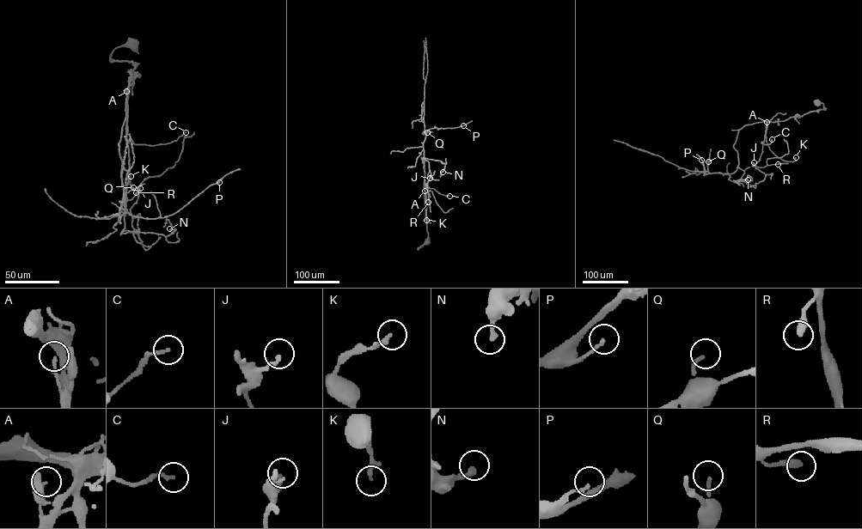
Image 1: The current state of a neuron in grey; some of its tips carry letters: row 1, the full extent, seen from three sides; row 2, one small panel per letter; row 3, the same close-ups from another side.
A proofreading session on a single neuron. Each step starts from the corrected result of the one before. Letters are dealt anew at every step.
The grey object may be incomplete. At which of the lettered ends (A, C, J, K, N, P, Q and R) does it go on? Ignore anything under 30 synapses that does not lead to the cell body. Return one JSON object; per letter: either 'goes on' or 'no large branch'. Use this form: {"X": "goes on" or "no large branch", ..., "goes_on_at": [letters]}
{"A": "no large branch", "C": "no large branch", "J": "no large branch", "K": "no large branch", "N": "no large branch", "P": "no large branch", "Q": "no large branch", "R": "no large branch", "goes_on_at": []}

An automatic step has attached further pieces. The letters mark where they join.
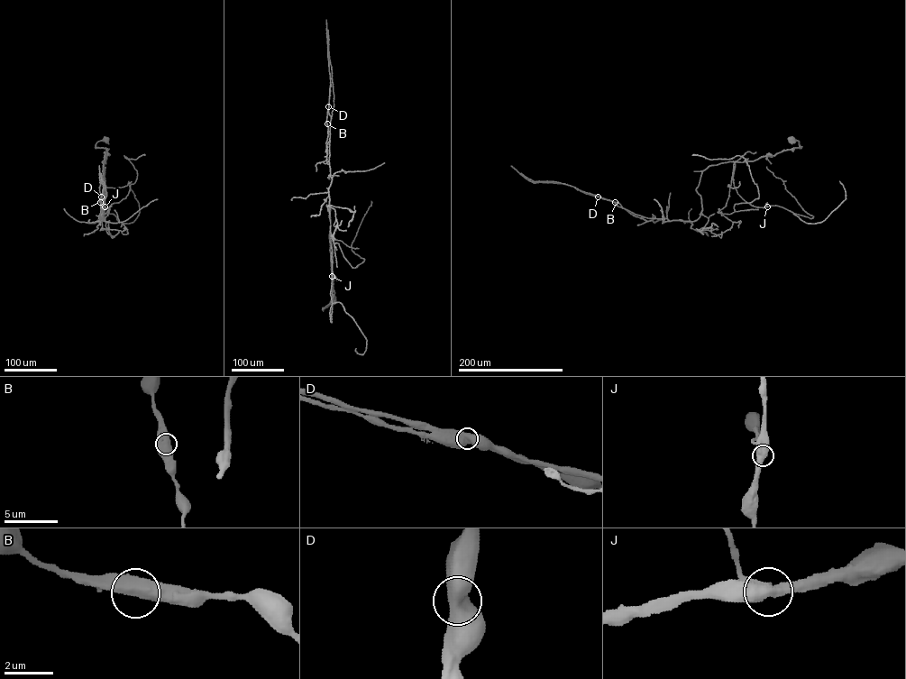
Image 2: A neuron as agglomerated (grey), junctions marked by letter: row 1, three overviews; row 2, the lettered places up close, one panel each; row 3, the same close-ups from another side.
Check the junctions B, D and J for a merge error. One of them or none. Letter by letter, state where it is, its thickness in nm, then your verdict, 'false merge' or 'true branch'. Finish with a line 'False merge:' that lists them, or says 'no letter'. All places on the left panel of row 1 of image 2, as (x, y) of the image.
B: at (100, 202); 750 nm thick; true branch
D: at (101, 197); 700 nm thick; false merge
J: at (105, 206); 600 nm thick; true branch
False merge: D

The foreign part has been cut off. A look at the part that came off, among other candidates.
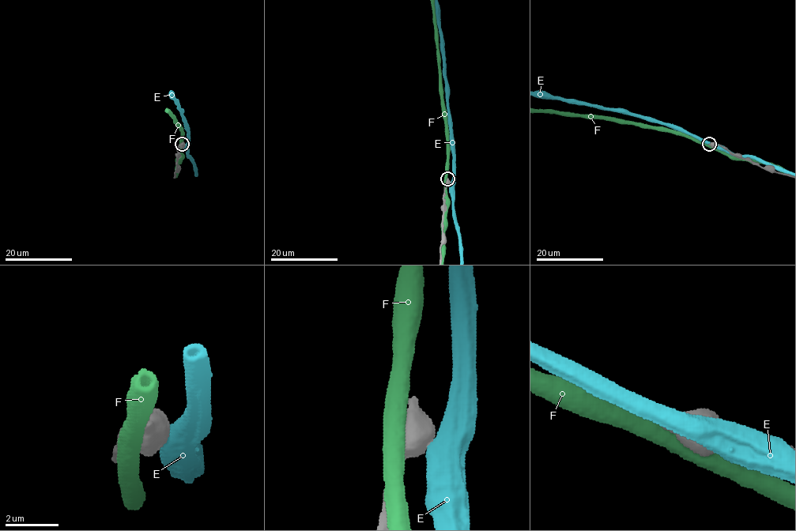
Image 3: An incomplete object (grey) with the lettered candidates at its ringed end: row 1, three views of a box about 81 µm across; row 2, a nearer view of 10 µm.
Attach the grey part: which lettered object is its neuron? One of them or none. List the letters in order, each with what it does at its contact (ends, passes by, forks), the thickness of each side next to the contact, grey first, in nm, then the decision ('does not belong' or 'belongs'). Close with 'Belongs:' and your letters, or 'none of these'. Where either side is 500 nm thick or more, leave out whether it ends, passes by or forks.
E: 850 nm thick on the grey side, 850 nm on the other; does not belong
F: 800 nm thick on the grey side, 600 nm on the other; does not belong
Belongs: none of these

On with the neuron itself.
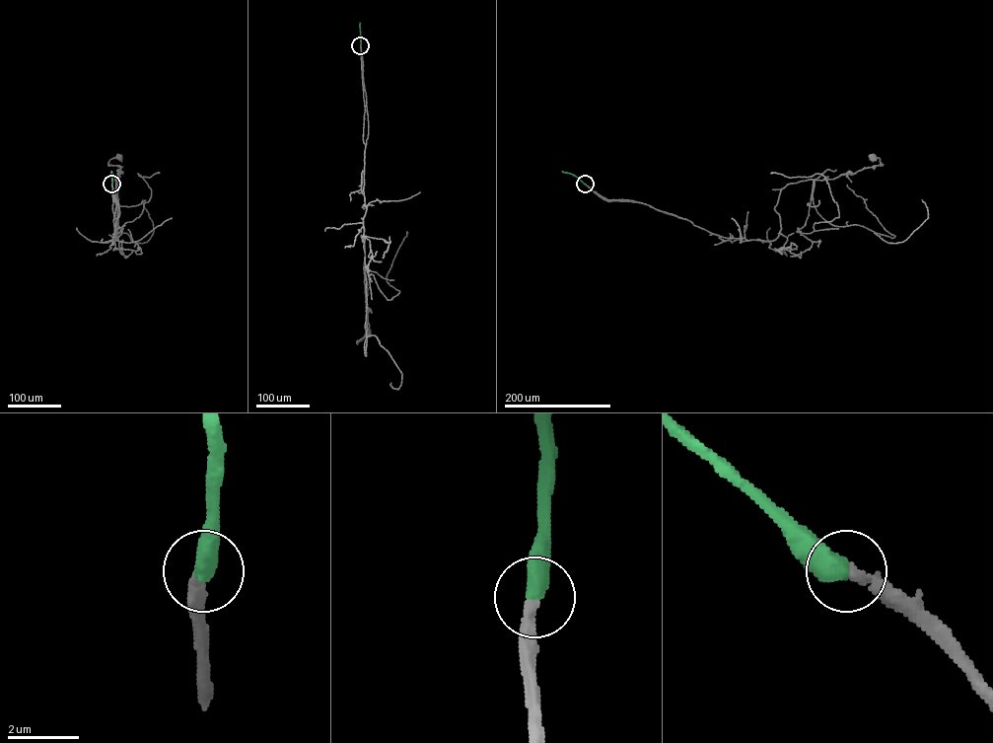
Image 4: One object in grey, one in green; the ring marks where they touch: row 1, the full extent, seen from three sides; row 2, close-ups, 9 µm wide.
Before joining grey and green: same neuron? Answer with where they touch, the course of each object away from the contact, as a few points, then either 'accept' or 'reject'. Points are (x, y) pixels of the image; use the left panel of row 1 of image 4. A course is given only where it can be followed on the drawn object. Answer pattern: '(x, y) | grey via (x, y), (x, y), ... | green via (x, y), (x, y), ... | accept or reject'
(111, 184) | grey via (112, 184), (115, 241), (112, 205), (120, 168), (108, 164), (119, 156) | green via (112, 184), (111, 171) | accept

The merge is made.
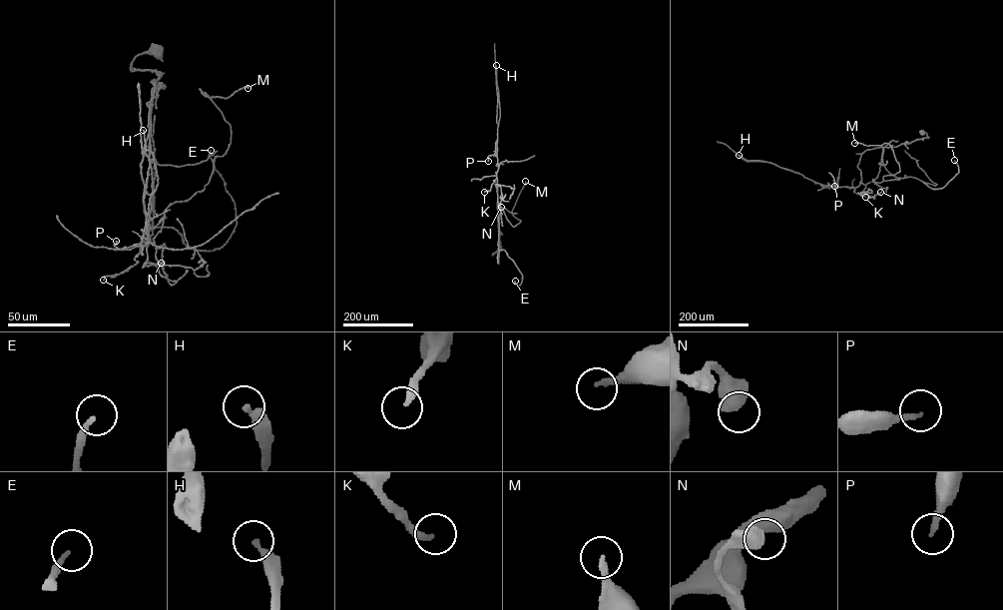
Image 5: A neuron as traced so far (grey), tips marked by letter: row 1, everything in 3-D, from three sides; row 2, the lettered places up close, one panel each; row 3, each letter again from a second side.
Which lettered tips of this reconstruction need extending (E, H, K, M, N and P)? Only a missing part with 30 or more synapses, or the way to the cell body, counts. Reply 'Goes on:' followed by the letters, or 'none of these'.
Goes on: H

